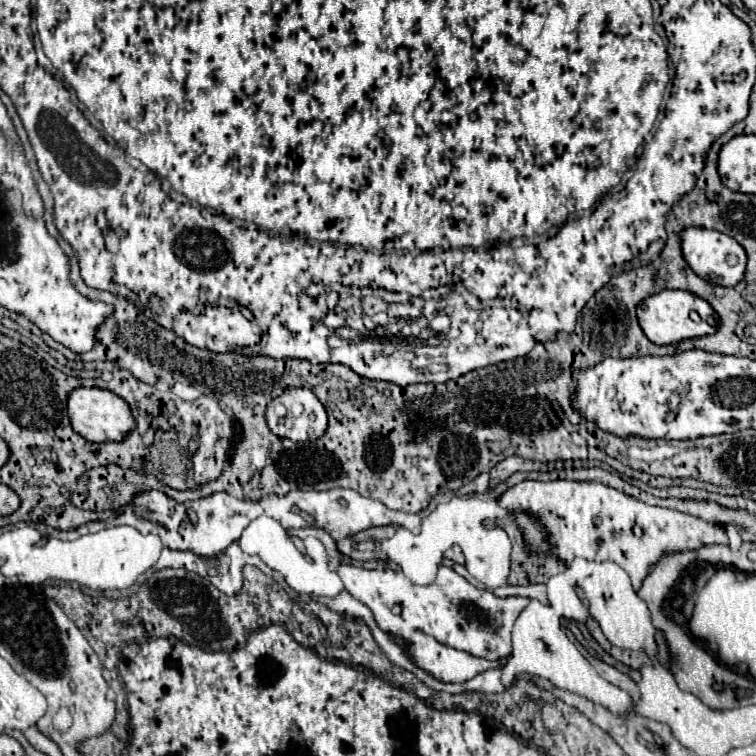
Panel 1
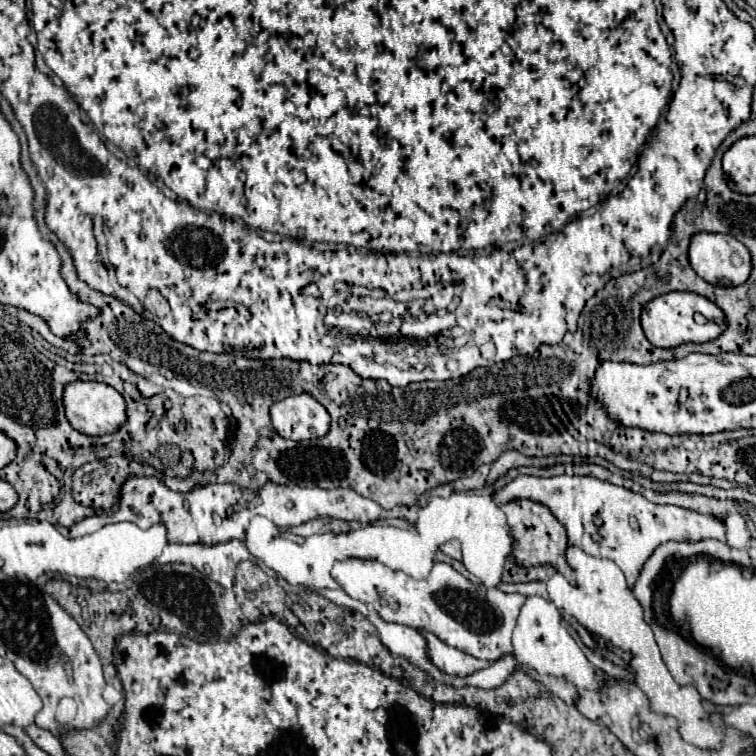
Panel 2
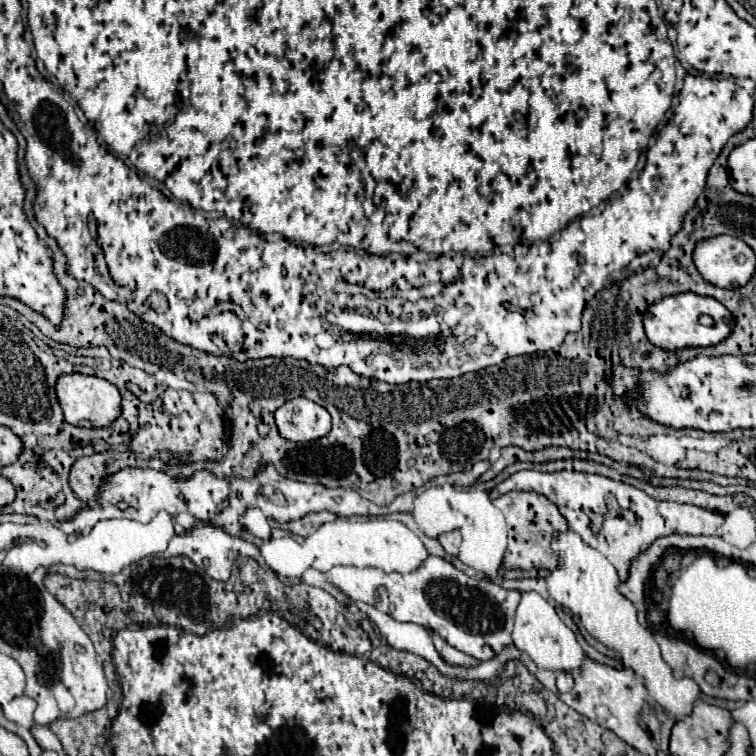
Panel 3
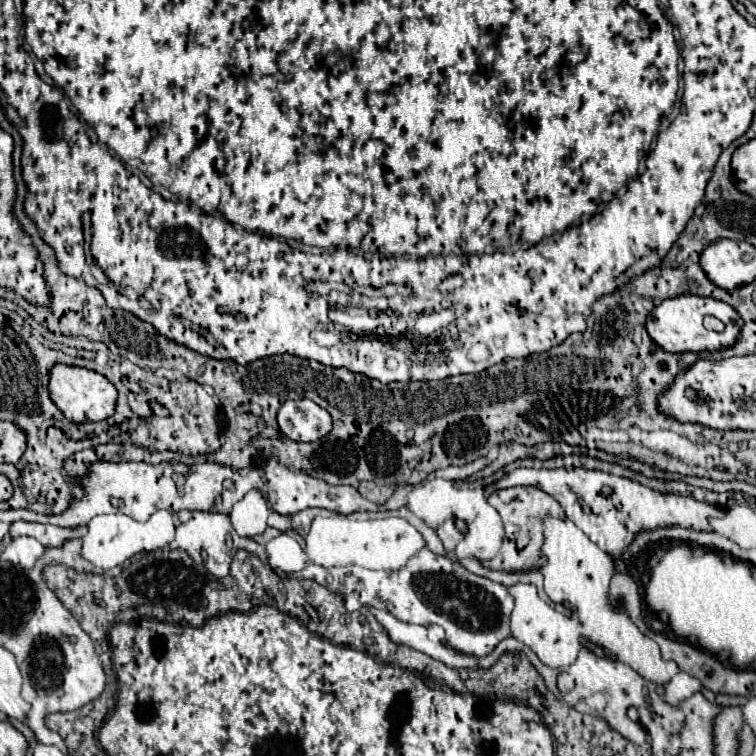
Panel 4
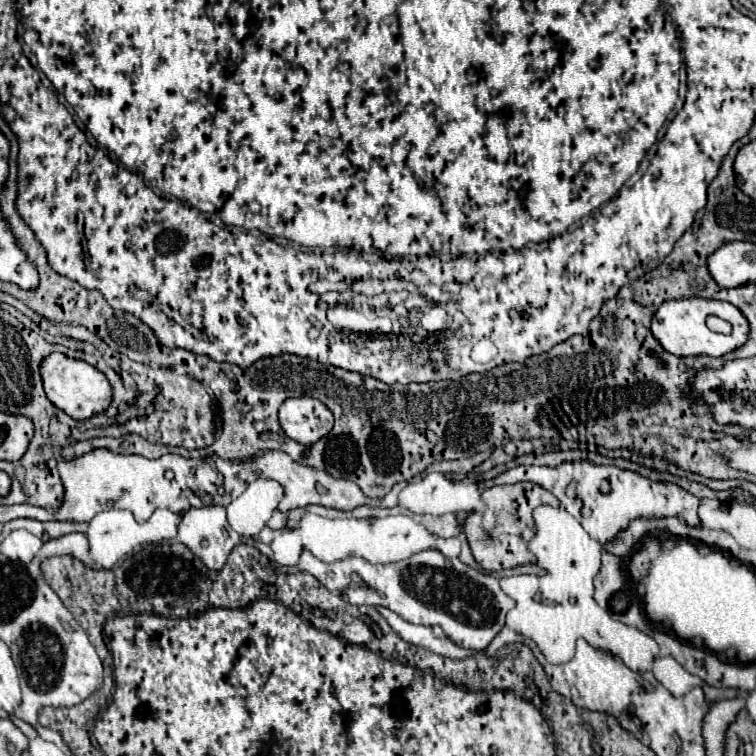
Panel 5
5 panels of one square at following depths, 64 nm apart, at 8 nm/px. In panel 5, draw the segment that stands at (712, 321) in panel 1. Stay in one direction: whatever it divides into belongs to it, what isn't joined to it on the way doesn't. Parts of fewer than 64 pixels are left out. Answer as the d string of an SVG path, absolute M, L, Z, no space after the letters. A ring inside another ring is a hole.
M682 298L682 300L664 302L658 308L658 312L654 316L654 322L652 322L652 334L662 344L662 348L668 350L674 356L686 358L686 356L702 356L704 354L704 356L720 358L720 356L726 356L726 354L738 350L740 346L744 346L744 342L748 340L748 334L750 334L750 322L730 302L706 300L706 298ZM710 314L728 320L734 326L732 334L724 336L724 334L716 334L716 332L708 330L706 316L710 316Z

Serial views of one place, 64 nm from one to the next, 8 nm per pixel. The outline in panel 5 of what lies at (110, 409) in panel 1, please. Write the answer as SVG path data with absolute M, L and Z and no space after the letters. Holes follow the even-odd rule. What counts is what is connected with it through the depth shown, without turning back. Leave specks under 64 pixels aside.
M52 352L40 362L40 376L48 400L76 420L84 420L88 416L104 412L104 408L108 408L112 400L112 388L100 370L96 370L92 364L84 360L68 358L62 352Z

